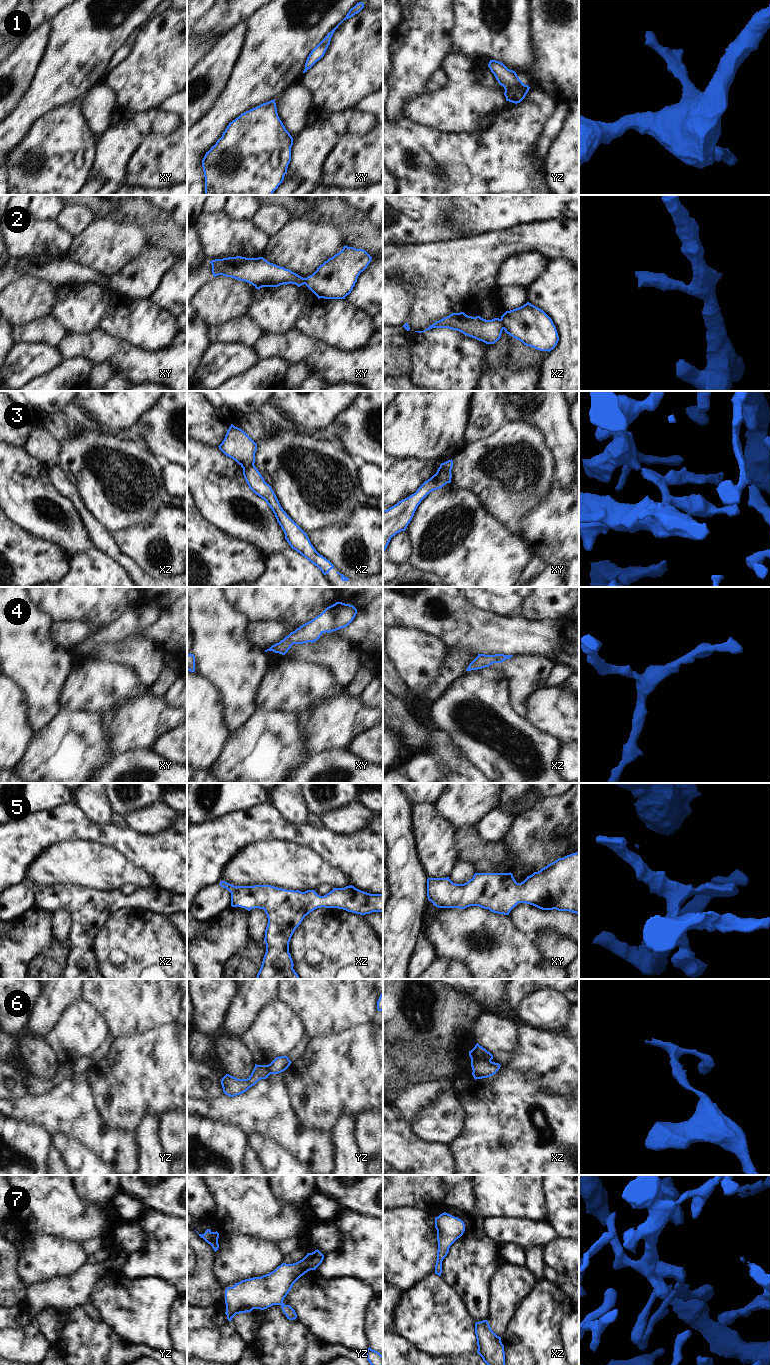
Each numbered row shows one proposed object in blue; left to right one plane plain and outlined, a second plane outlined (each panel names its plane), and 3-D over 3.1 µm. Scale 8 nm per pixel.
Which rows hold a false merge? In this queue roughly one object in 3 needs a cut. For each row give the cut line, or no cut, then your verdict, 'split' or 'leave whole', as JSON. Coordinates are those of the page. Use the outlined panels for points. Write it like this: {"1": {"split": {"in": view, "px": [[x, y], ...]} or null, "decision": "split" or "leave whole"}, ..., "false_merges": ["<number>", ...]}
{"1": {"split": null, "decision": "leave whole"}, "2": {"split": {"in": "xz", "px": [[499, 319], [503, 328]]}, "decision": "split"}, "3": {"split": {"in": "xz", "px": [[253, 464], [243, 469]]}, "decision": "split"}, "4": {"split": null, "decision": "leave whole"}, "5": {"split": null, "decision": "leave whole"}, "6": {"split": {"in": "xz", "px": [[471, 1058], [490, 1061]]}, "decision": "split"}, "7": {"split": null, "decision": "leave whole"}, "false_merges": ["2", "3", "6"]}

